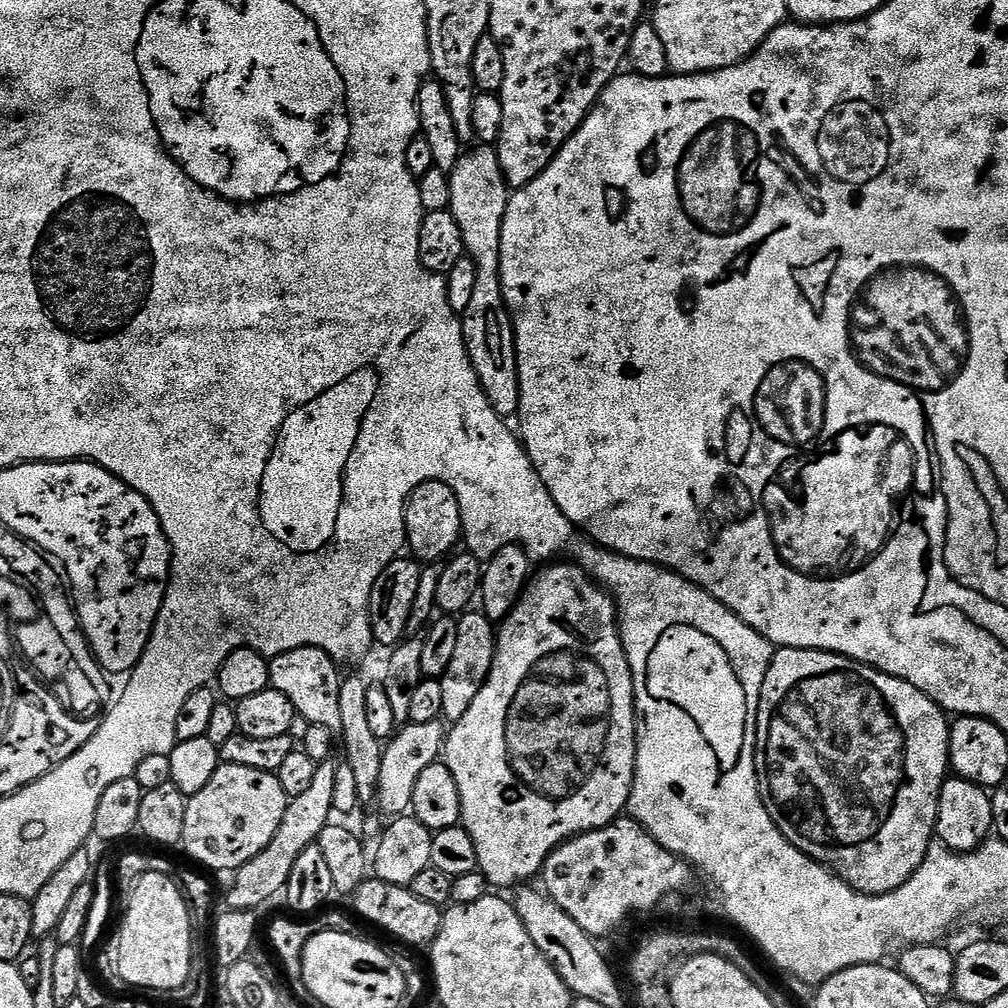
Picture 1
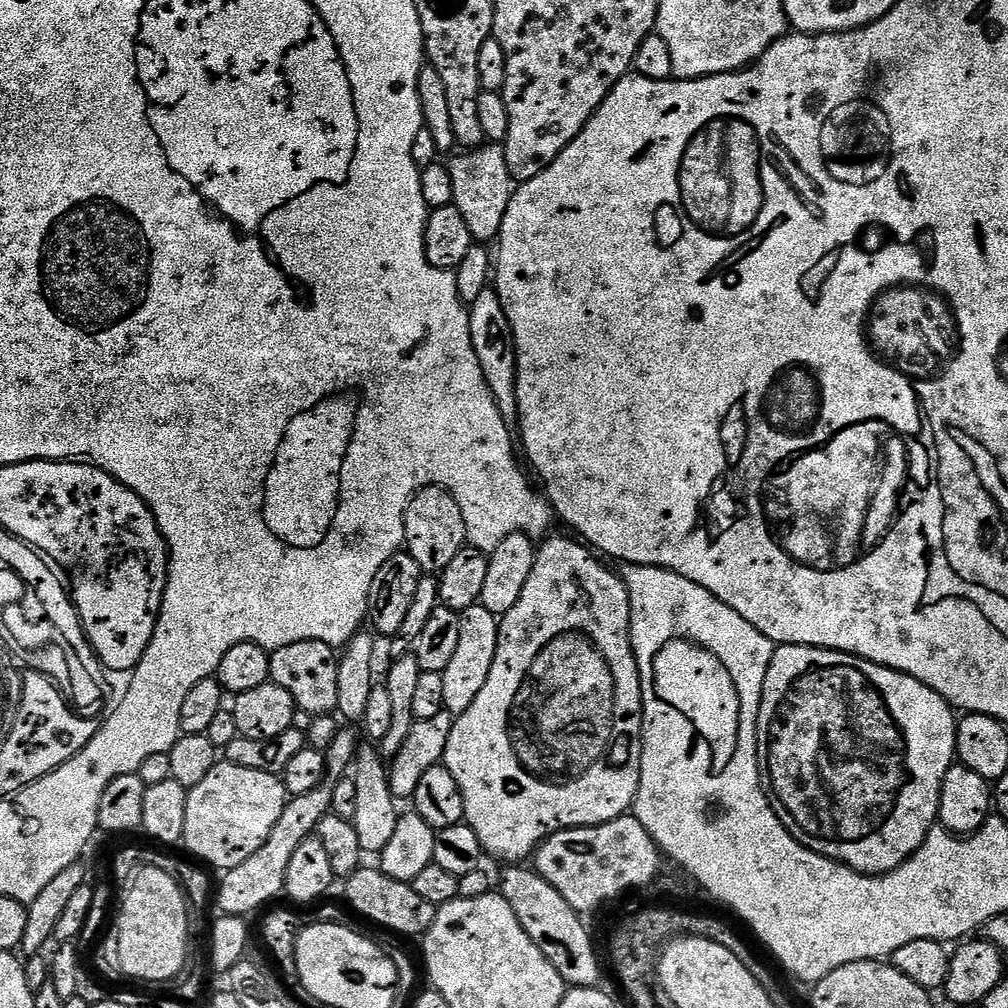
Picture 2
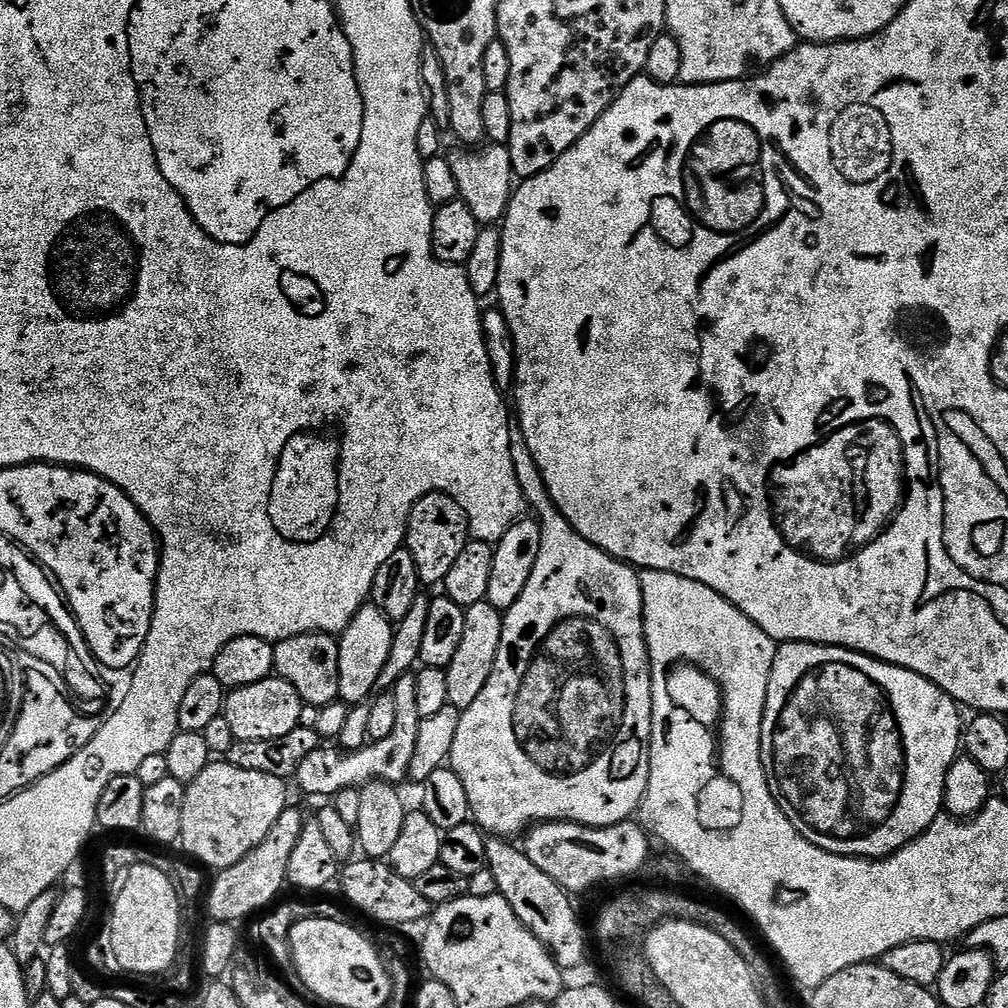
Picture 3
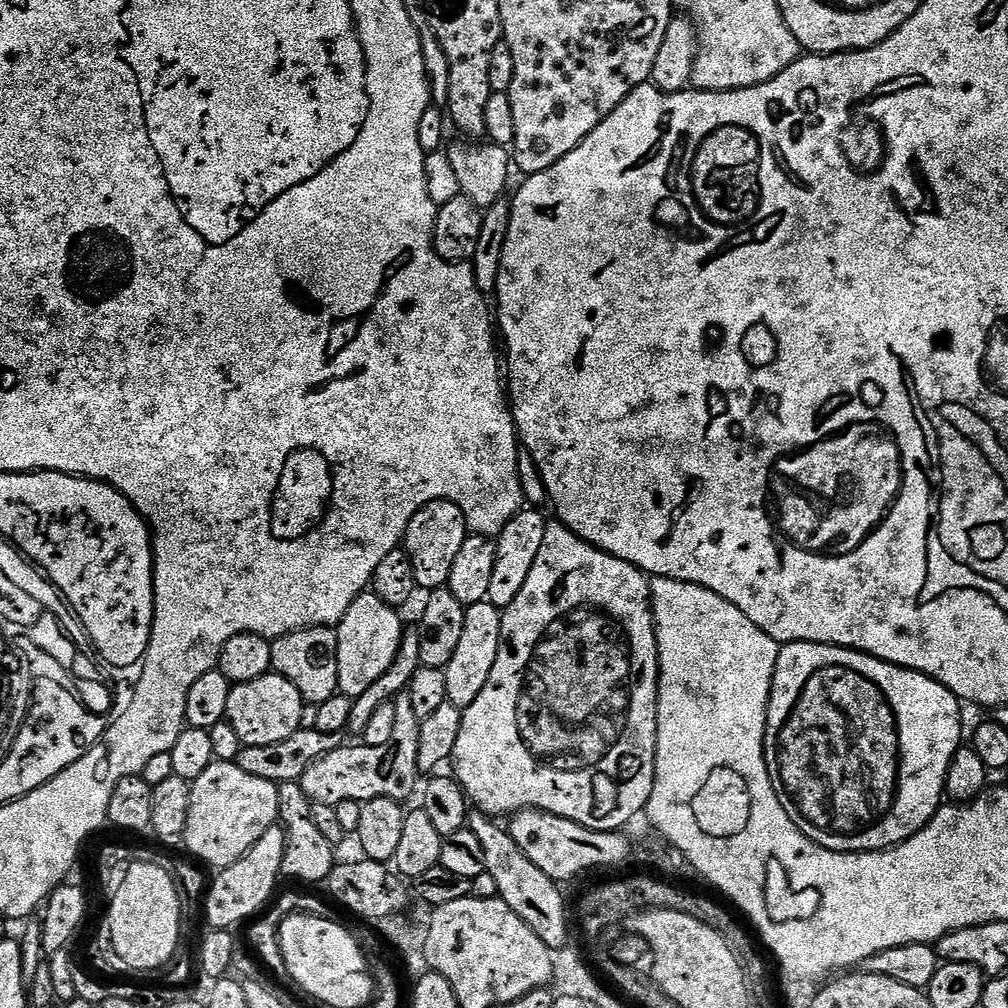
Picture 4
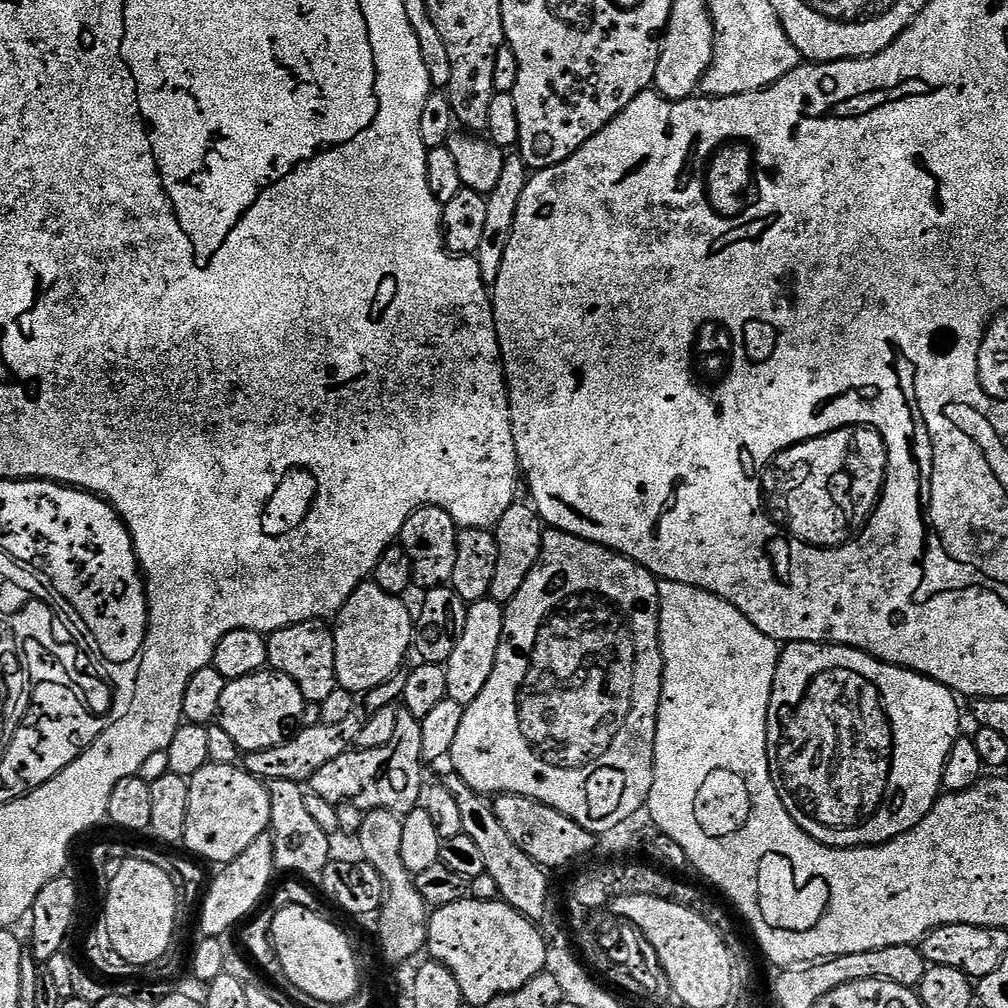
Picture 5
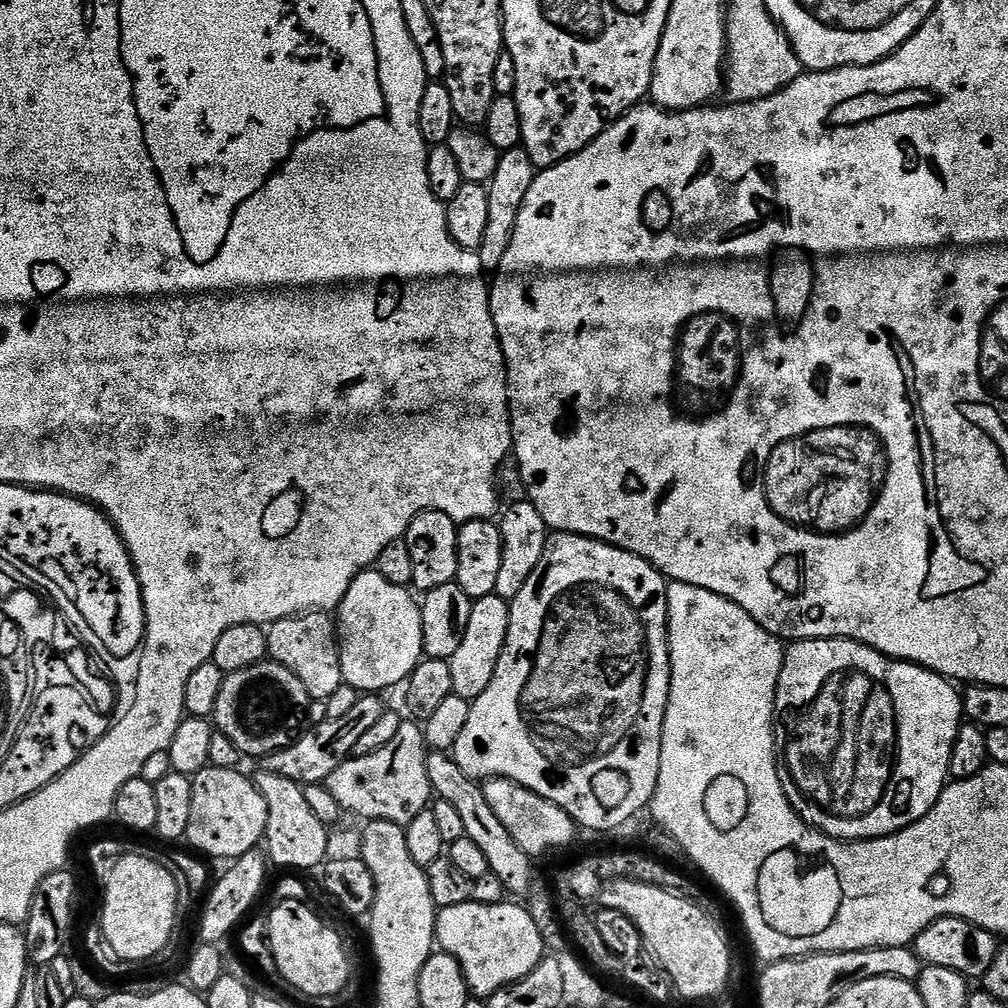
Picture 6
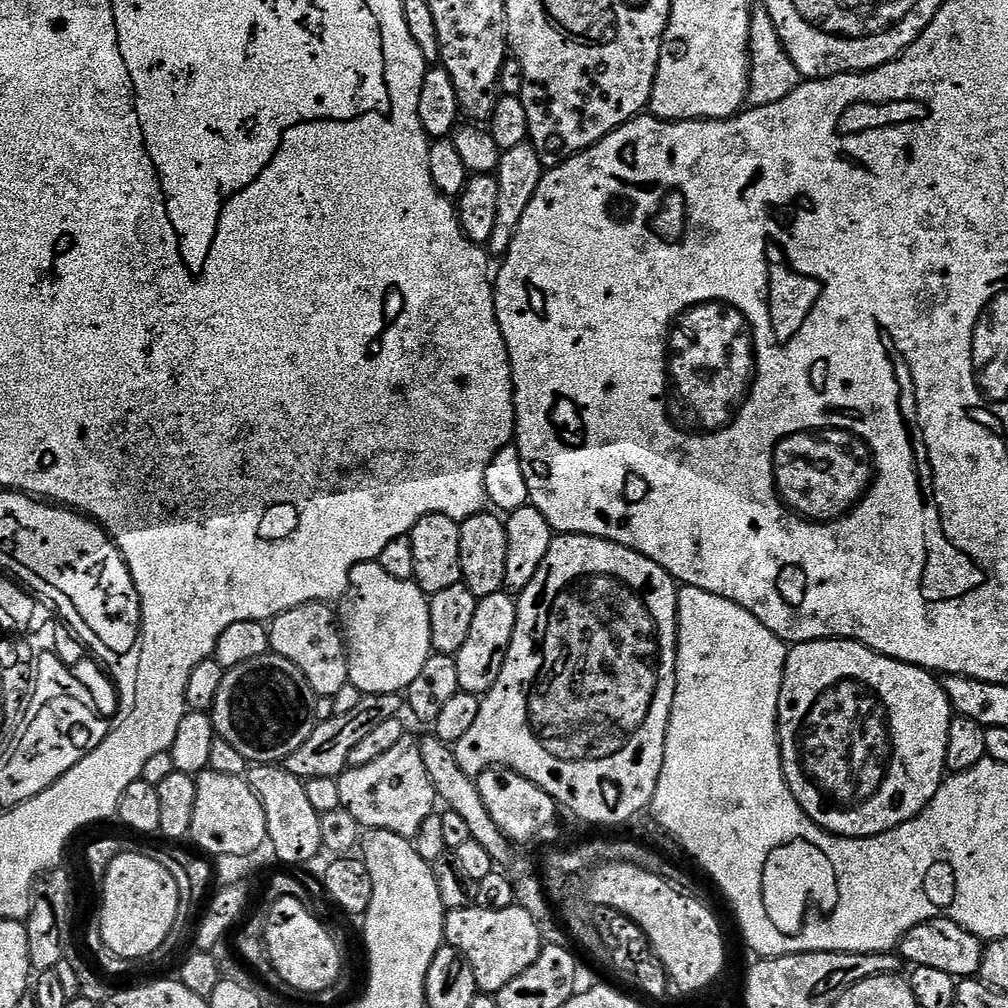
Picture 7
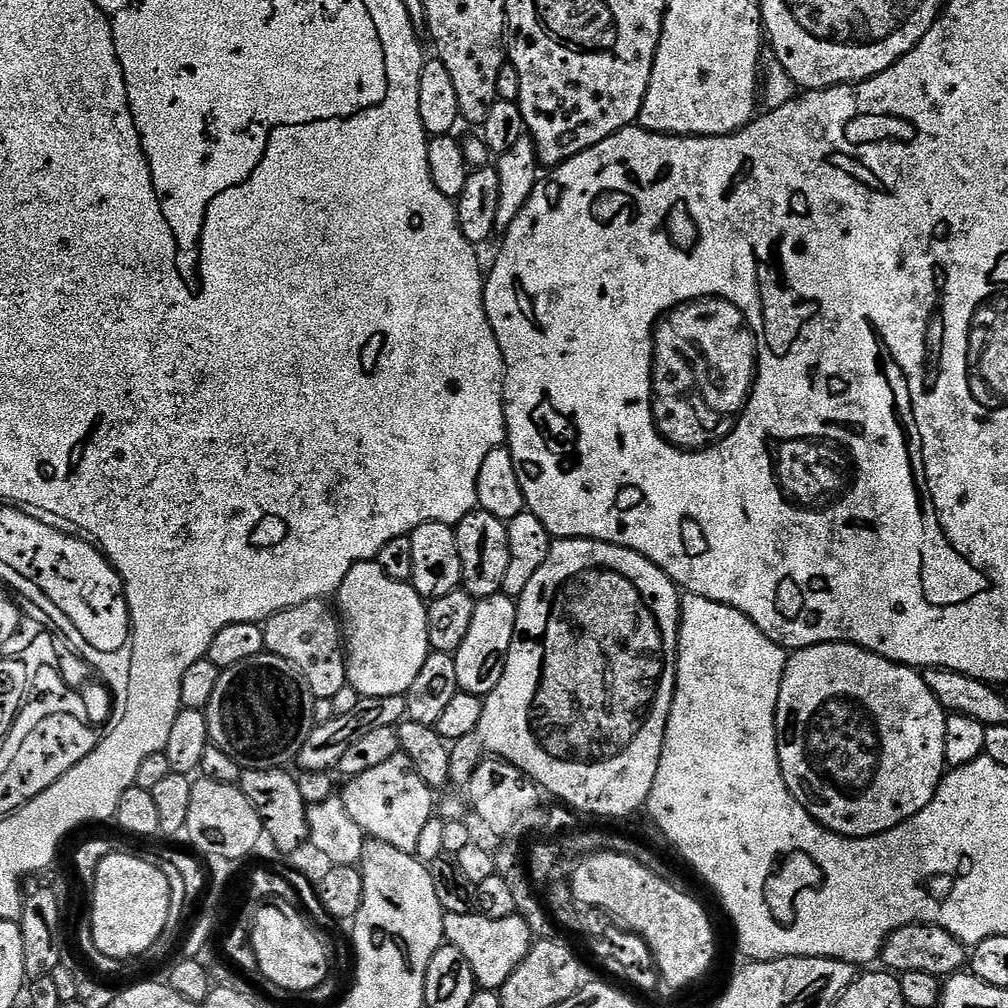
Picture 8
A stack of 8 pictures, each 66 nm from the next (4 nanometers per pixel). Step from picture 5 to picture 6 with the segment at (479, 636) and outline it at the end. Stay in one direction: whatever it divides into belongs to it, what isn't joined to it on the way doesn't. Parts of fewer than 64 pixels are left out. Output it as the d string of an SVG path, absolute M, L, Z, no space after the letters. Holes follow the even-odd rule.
M495 594L473 603L470 622L462 638L462 646L458 646L458 654L454 654L448 661L450 675L454 677L452 691L466 701L478 699L486 690L486 686L490 686L494 670L498 670L498 658L504 649L510 622L509 607L509 601Z

